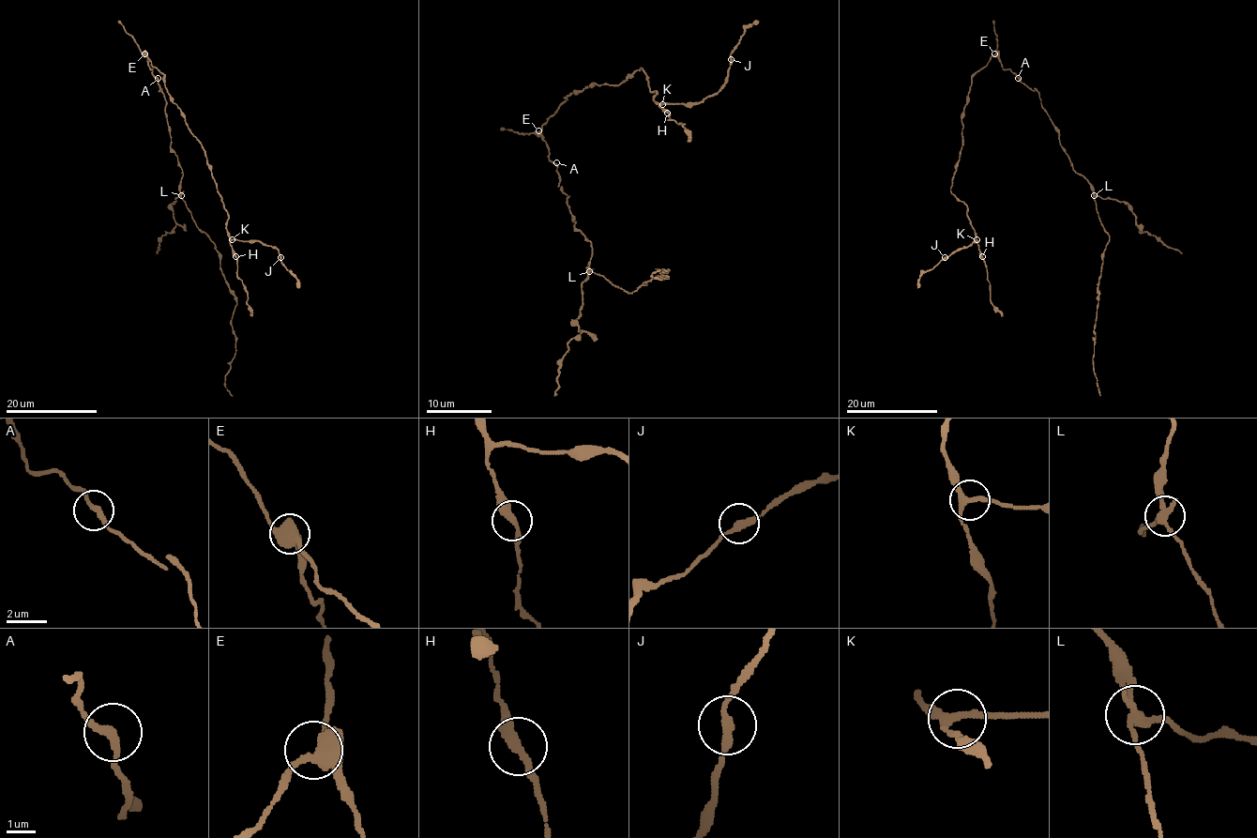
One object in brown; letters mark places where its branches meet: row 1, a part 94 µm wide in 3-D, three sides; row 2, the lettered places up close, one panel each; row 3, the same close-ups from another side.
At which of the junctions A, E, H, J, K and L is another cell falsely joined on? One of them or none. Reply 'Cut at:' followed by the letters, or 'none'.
Cut at: L

